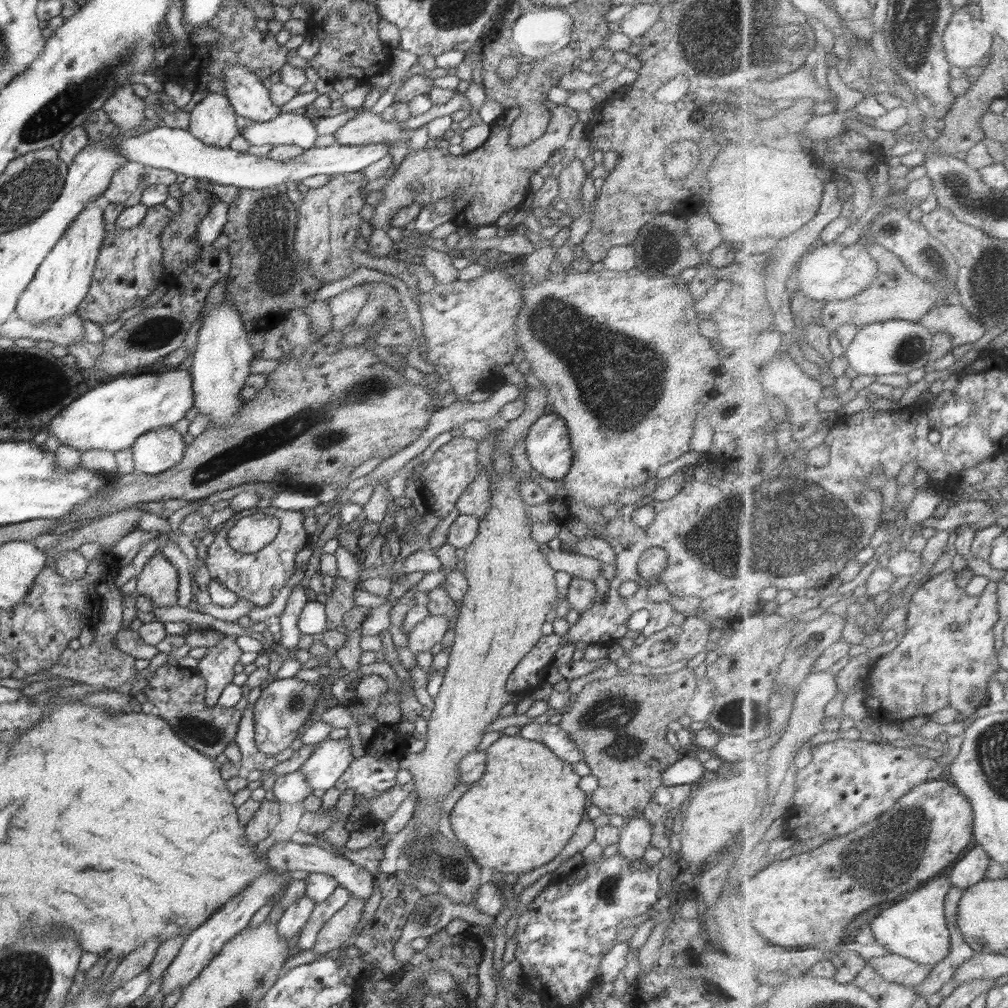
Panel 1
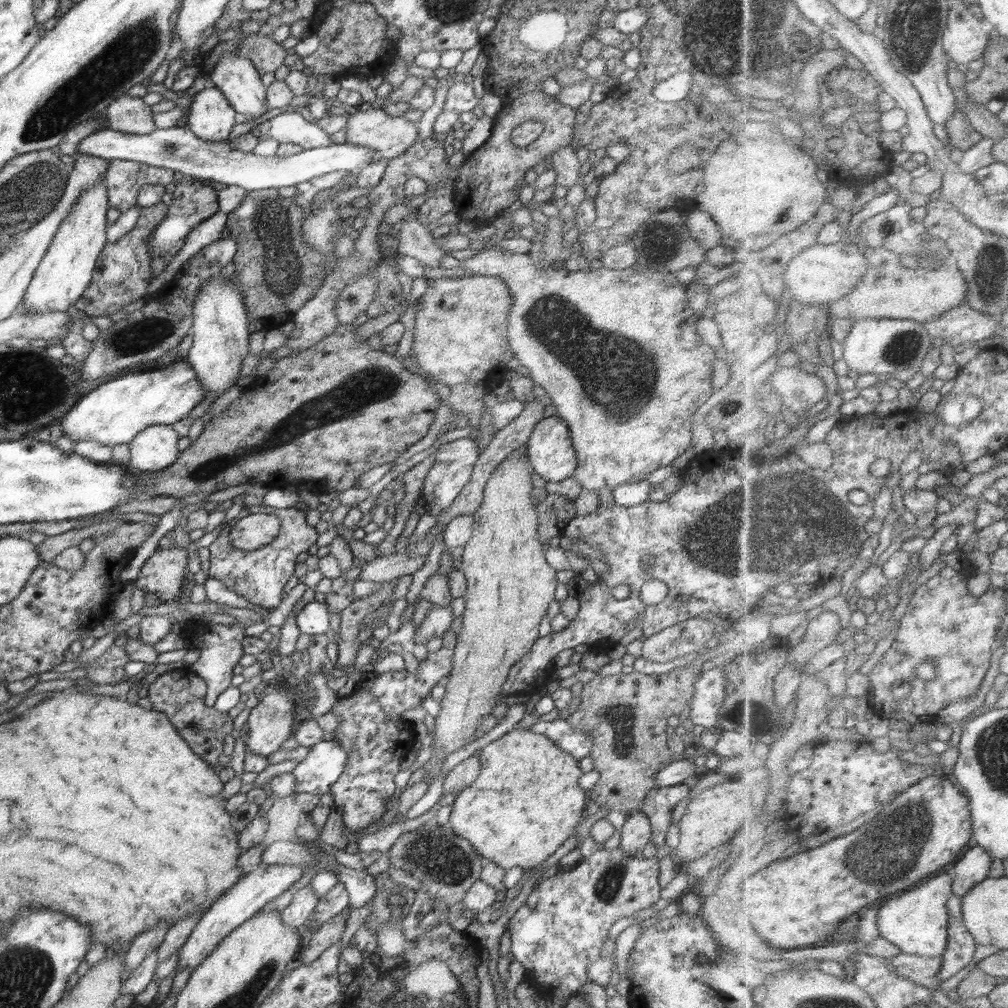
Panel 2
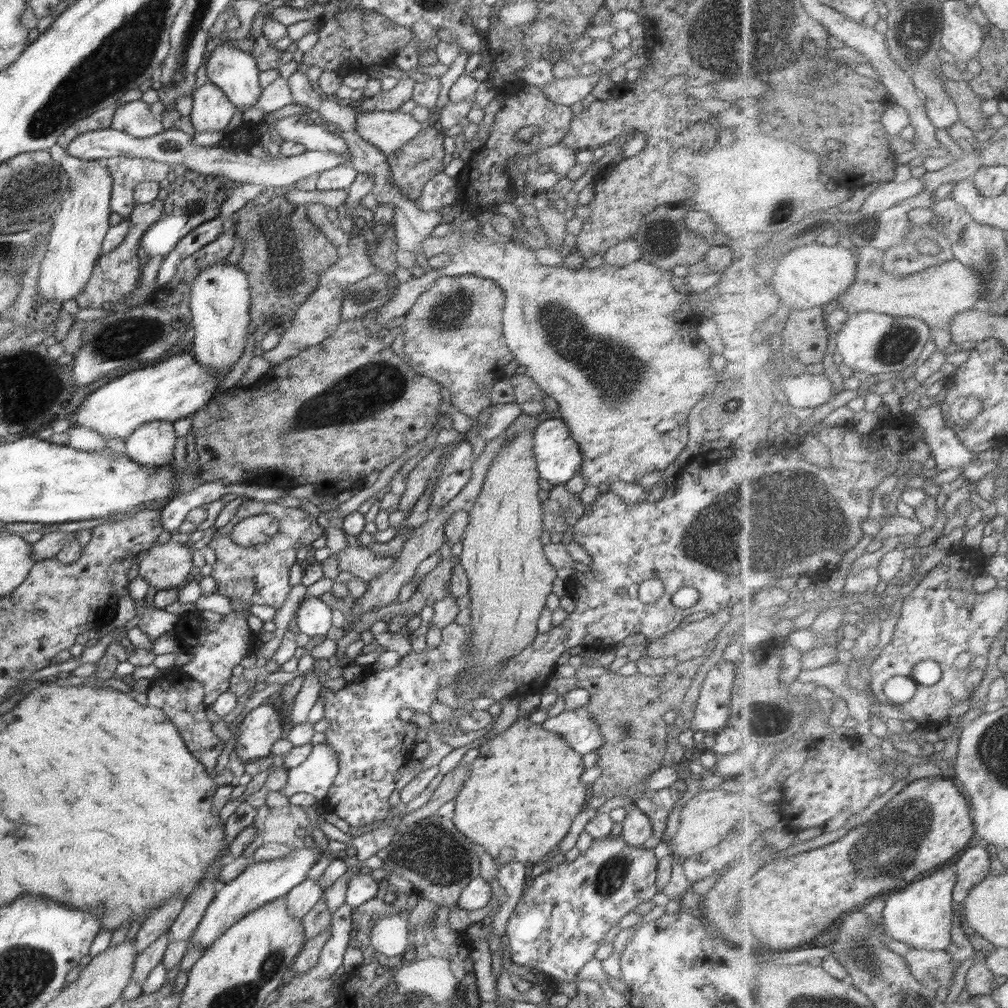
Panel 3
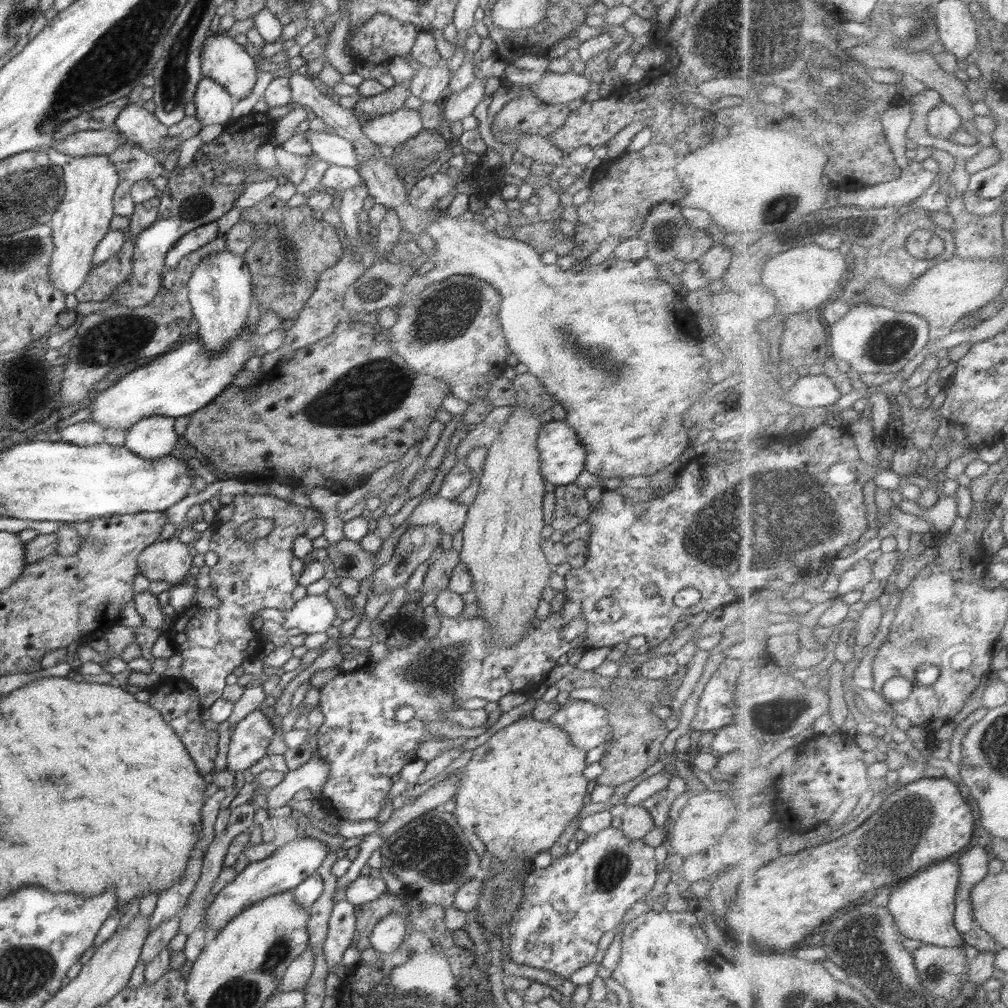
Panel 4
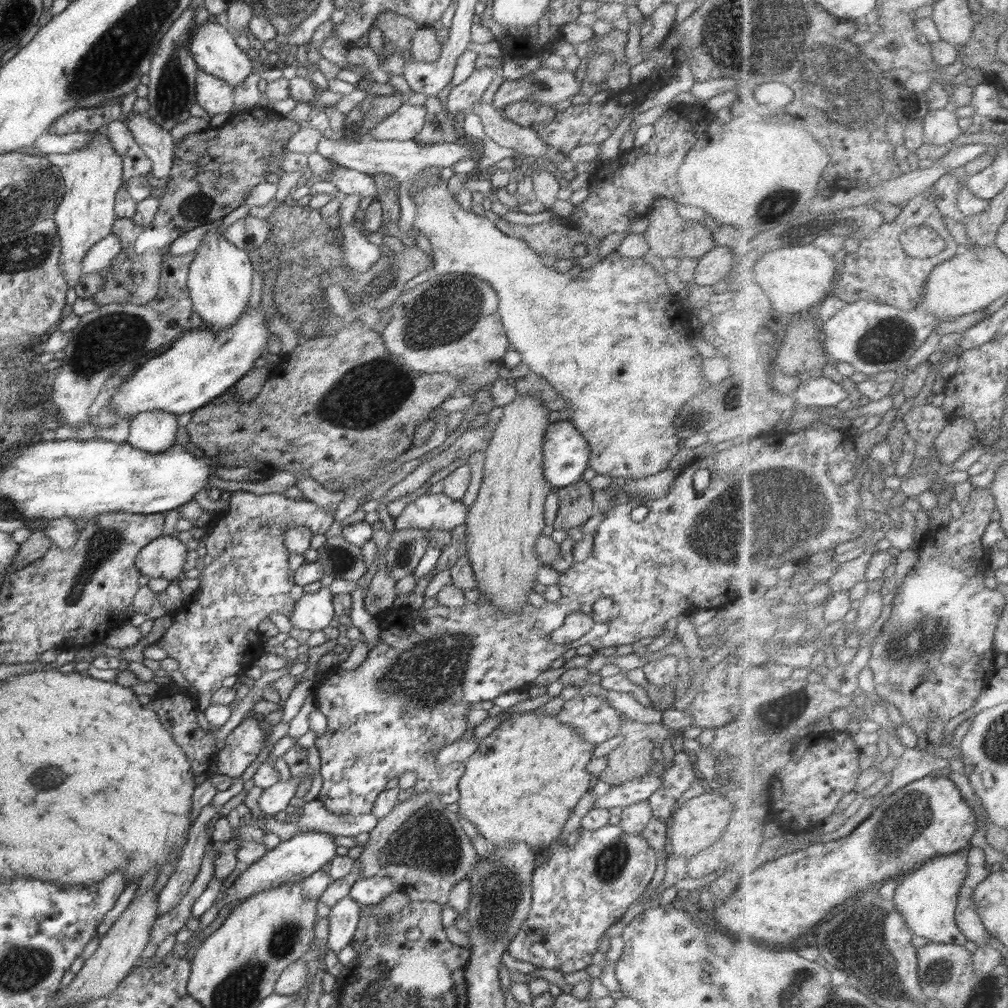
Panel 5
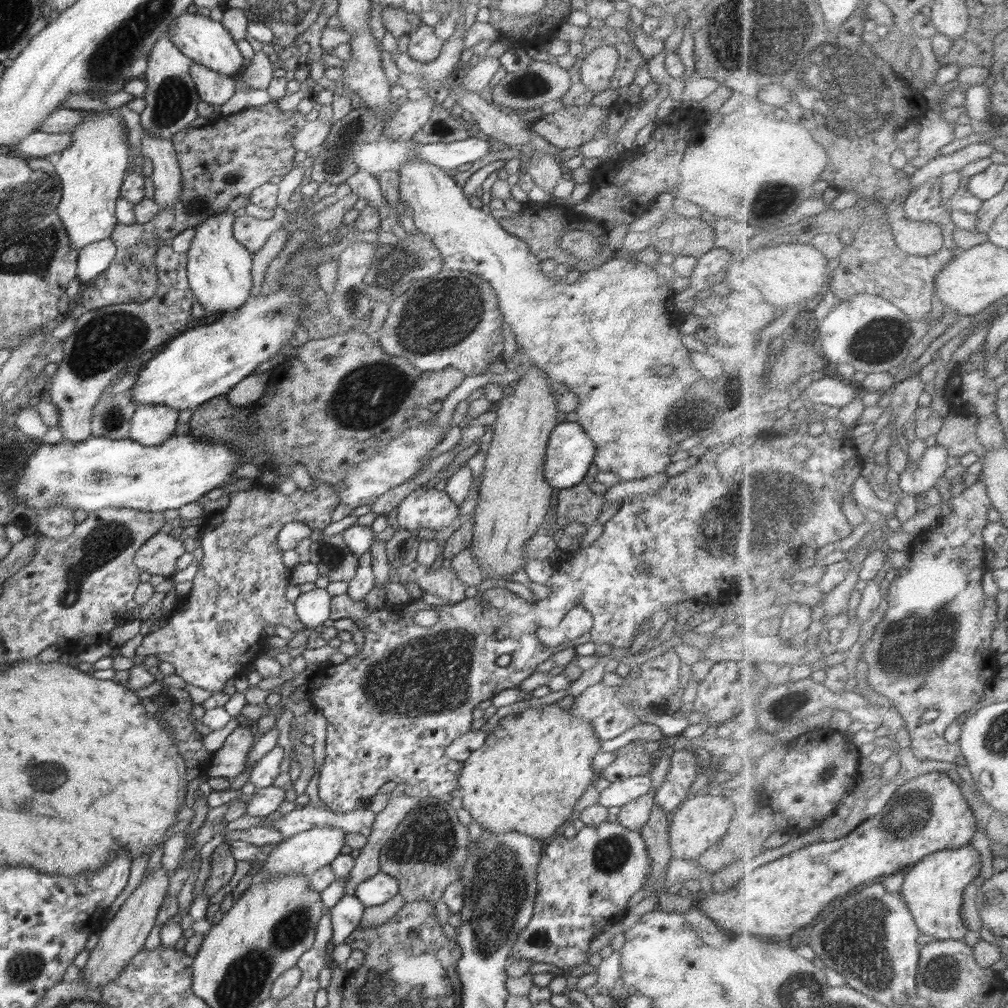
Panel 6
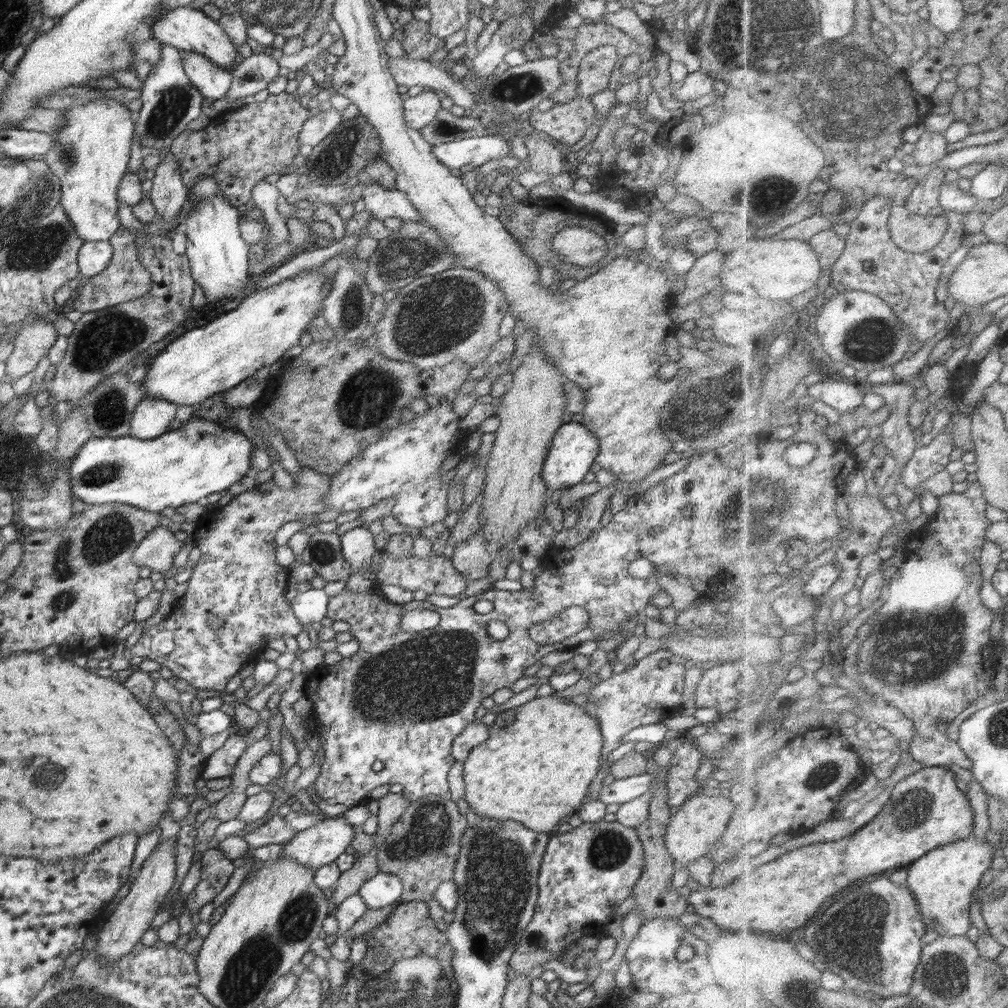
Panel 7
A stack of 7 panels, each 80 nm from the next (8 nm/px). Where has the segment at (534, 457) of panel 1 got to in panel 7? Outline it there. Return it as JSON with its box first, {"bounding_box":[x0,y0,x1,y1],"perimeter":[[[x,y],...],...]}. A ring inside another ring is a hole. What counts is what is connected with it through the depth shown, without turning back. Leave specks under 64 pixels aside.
{"bounding_box":[541,421,599,492],"perimeter":[[[574,421],[562,423],[562,426],[558,428],[558,431],[554,434],[554,439],[551,441],[541,474],[550,492],[564,490],[575,484],[580,484],[584,480],[584,476],[590,472],[590,466],[592,466],[592,462],[594,462],[598,453],[599,442],[586,429],[586,426]]]}

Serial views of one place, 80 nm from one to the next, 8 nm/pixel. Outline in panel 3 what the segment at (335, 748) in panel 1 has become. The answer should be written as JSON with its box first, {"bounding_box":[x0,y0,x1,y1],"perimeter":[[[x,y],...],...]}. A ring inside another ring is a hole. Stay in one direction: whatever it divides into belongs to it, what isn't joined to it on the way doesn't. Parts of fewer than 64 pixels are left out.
{"bounding_box":[278,744,339,800],"perimeter":[[[328,744],[313,746],[312,753],[300,765],[286,770],[288,780],[278,794],[291,797],[297,792],[323,800],[339,771],[338,754]]]}

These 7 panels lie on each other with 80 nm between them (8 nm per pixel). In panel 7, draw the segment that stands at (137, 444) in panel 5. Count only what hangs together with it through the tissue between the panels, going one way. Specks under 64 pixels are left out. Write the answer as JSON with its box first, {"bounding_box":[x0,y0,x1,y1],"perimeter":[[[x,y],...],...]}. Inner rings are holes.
{"bounding_box":[129,398,177,440],"perimeter":[[[144,398],[134,410],[129,436],[140,440],[154,440],[170,430],[177,407],[159,398]]]}

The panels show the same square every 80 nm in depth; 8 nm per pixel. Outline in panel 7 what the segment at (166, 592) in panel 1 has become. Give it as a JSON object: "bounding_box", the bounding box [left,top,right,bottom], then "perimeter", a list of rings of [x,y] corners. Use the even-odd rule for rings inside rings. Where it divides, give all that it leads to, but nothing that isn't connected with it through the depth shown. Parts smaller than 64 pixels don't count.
{"bounding_box":[133,524,183,575],"perimeter":[[[159,524],[151,530],[134,549],[133,561],[139,567],[146,566],[154,572],[169,575],[175,572],[174,557],[182,550],[183,542],[176,539],[169,526]]]}

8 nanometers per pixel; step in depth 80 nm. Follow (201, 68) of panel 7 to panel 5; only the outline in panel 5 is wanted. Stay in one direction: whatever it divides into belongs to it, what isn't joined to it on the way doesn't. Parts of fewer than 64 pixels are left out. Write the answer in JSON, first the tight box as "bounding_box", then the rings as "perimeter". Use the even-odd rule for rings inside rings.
{"bounding_box":[195,69,235,121],"perimeter":[[[198,69],[196,75],[195,95],[197,103],[206,111],[206,121],[211,120],[218,114],[230,115],[235,108],[234,86],[223,82],[219,78],[206,74]]]}

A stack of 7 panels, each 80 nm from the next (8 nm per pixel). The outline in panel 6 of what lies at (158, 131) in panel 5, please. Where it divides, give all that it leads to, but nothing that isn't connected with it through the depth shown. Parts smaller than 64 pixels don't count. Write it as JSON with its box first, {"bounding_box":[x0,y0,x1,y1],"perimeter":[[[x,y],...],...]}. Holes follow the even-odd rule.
{"bounding_box":[140,133,182,210],"perimeter":[[[144,133],[140,142],[142,156],[149,158],[154,167],[151,178],[155,192],[152,200],[160,206],[160,210],[170,208],[182,194],[181,169],[172,140],[162,140]]]}

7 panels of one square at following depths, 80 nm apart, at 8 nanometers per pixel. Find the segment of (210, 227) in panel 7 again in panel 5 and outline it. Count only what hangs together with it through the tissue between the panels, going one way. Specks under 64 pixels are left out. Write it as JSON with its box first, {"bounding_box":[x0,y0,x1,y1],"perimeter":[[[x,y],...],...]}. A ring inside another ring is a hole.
{"bounding_box":[187,226,254,330],"perimeter":[[[219,226],[209,228],[204,235],[202,244],[192,254],[188,270],[187,288],[192,299],[193,311],[200,316],[208,330],[222,330],[232,326],[247,311],[250,294],[244,296],[220,296],[220,292],[252,292],[252,274],[254,273],[252,261],[248,251],[240,250],[226,240],[224,232],[218,231]]]}

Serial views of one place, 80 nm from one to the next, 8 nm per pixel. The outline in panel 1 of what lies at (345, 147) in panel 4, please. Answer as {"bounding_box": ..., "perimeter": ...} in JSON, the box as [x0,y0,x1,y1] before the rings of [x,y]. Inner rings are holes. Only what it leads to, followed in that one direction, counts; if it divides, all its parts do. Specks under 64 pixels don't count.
{"bounding_box":[240,111,318,151],"perimeter":[[[303,111],[280,113],[272,121],[251,123],[240,134],[251,147],[281,145],[298,146],[303,151],[314,148],[318,137],[315,121],[303,115]]]}

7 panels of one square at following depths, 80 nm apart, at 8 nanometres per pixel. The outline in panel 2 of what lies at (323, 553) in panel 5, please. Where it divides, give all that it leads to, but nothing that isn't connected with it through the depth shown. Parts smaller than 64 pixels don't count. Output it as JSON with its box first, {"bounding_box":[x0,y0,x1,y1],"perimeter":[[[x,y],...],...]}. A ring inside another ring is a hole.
{"bounding_box":[352,553,427,582],"perimeter":[[[394,553],[386,558],[380,556],[371,561],[362,561],[359,564],[354,564],[352,568],[358,565],[363,565],[363,571],[358,578],[372,582],[390,582],[395,578],[400,578],[406,575],[418,572],[427,555],[411,557],[406,553]]]}

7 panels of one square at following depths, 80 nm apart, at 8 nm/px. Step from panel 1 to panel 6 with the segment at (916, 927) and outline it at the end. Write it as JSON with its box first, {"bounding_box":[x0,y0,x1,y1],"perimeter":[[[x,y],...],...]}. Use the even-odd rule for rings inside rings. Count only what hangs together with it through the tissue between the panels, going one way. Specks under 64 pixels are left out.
{"bounding_box":[902,844,982,940],"perimeter":[[[970,844],[966,848],[952,848],[926,856],[921,863],[905,872],[902,893],[923,934],[933,936],[935,940],[966,940],[970,929],[965,923],[964,894],[980,872],[982,854]]]}

